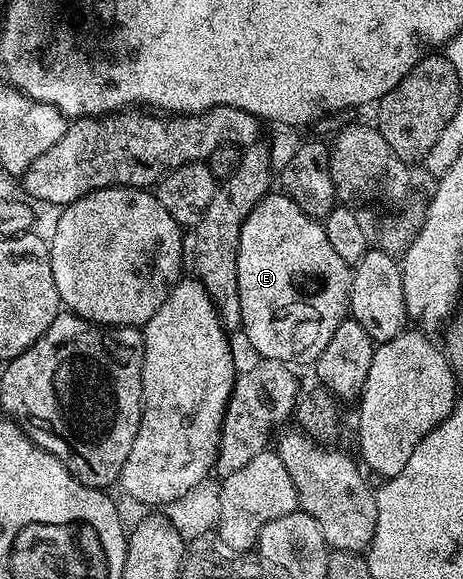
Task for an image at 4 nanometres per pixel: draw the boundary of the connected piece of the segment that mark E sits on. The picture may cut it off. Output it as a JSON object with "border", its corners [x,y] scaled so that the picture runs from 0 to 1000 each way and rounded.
{"border":[[[609,330],[570,339],[529,377],[512,425],[512,501],[521,515],[521,573],[533,579],[553,617],[631,625],[661,608],[685,611],[719,584],[719,570],[752,551],[758,528],[758,466],[702,411],[695,385],[659,370]]]}

